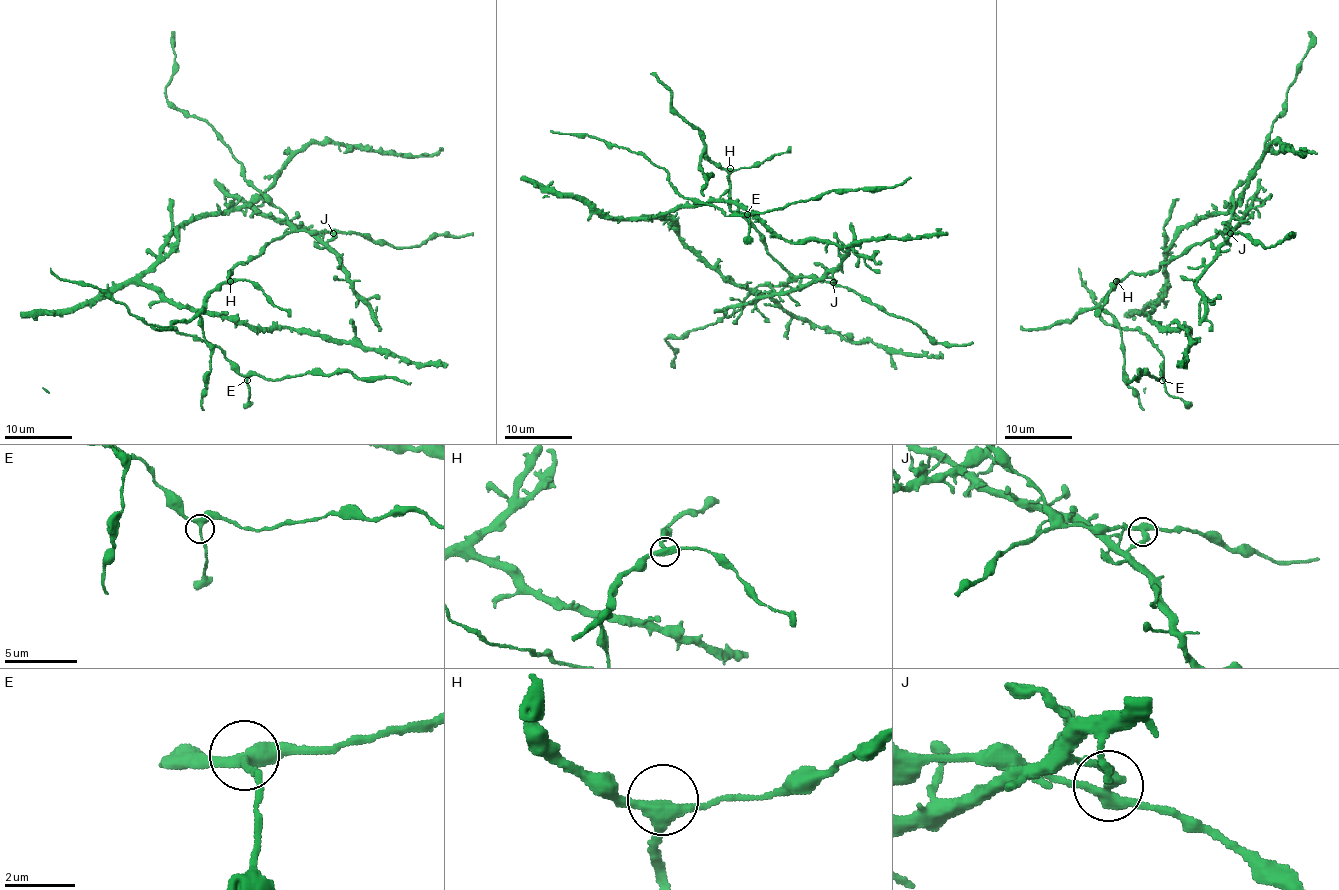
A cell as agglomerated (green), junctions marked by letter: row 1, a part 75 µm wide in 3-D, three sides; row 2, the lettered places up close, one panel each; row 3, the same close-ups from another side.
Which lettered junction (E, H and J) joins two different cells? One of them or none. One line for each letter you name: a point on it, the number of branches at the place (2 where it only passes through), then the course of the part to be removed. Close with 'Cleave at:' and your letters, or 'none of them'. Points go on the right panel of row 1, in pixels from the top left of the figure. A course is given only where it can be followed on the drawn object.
J: at (1230, 233); 3 branches meet; foreign part runs (1230, 234), (1226, 242), (1250, 210), (1260, 179)
Cleave at: J

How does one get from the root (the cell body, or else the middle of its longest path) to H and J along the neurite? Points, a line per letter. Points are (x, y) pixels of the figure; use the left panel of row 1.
H: (196, 220), (258, 200), (269, 200), (287, 218), (291, 230), (240, 262), (230, 281)
J: (196, 220), (207, 215), (228, 213), (258, 200), (269, 200), (299, 230), (325, 230), (333, 234)

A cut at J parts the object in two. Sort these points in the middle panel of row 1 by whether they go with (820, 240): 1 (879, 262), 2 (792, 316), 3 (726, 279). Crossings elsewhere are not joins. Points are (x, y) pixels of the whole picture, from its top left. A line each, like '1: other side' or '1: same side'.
1: other side
2: same side
3: same side

